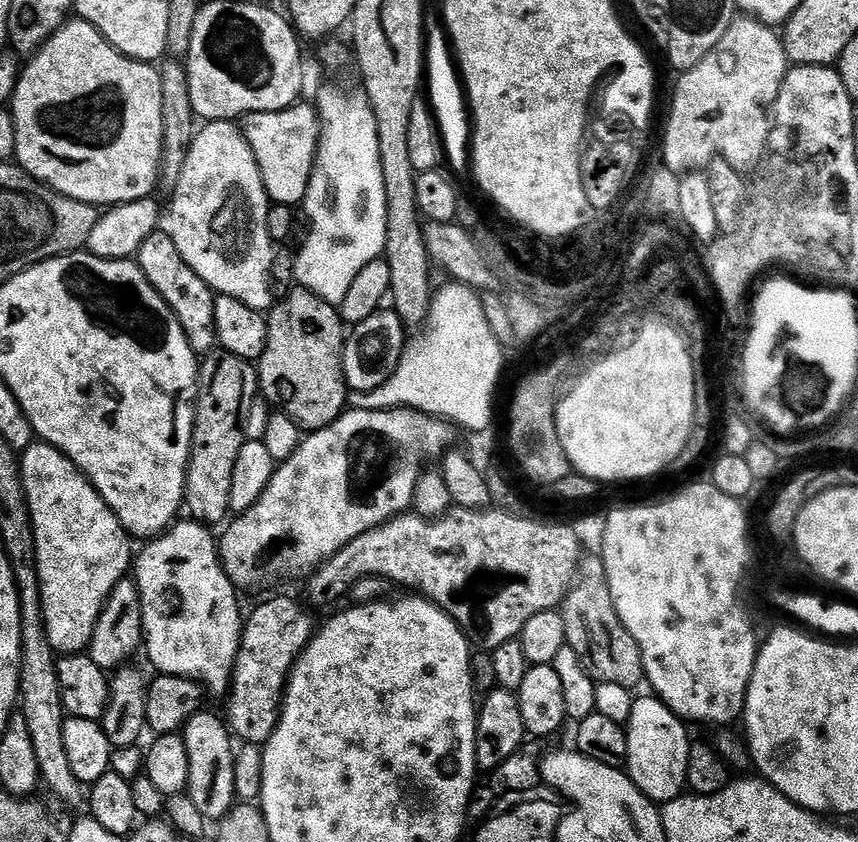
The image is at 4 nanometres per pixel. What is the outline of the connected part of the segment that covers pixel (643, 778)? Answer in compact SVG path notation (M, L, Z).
M659 698L637 699L632 706L632 716L627 722L626 771L646 794L649 800L663 806L669 800L677 800L688 782L688 749L690 739L679 716L665 706Z

